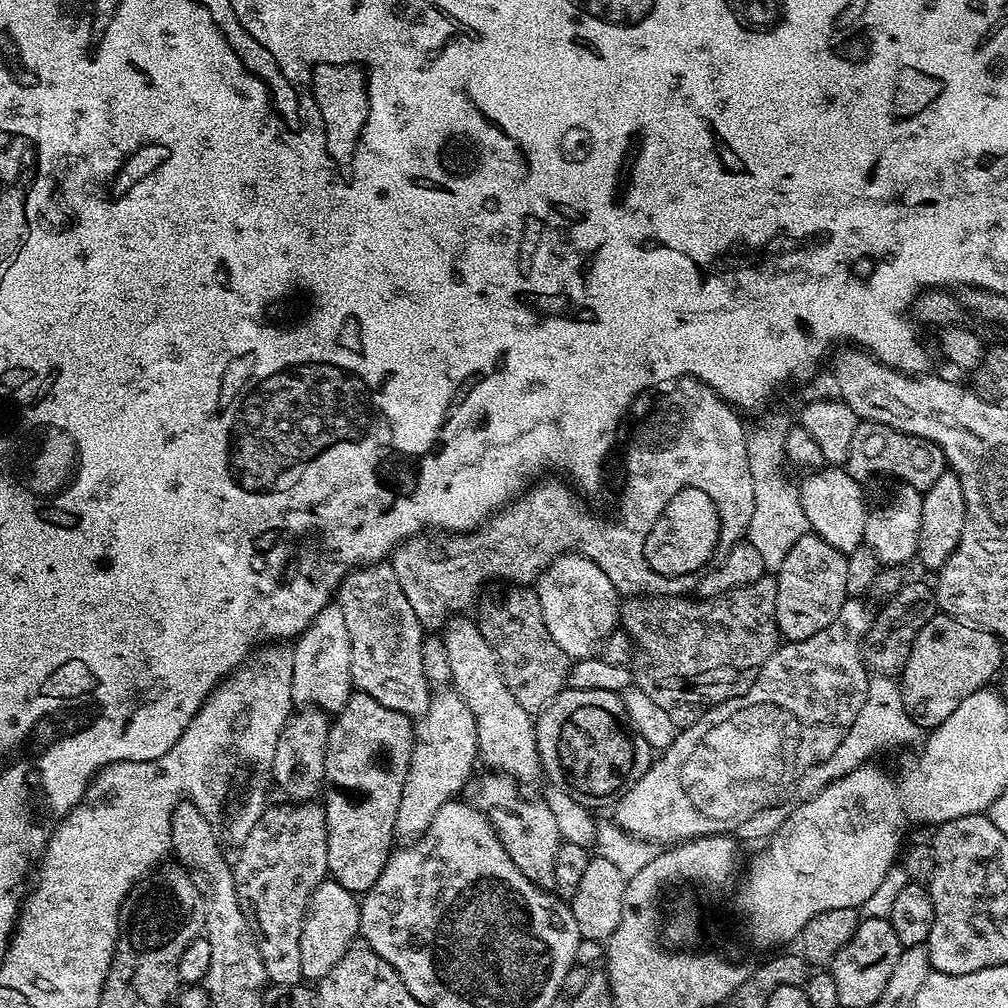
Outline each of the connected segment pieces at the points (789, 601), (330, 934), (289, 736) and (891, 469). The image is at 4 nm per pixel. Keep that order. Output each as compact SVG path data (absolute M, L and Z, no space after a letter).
M806 534L790 546L790 554L782 562L782 566L775 573L776 585L778 586L778 598L776 599L776 629L780 631L781 637L785 641L805 640L810 638L810 634L818 634L842 610L844 601L849 599L846 590L846 566L848 557L843 552L837 550L835 544L826 542L822 537L815 534Z
M328 878L312 891L305 912L302 934L299 938L301 951L300 975L303 979L318 982L334 968L342 958L342 954L351 947L360 929L359 899L340 883Z
M311 706L301 707L288 717L278 746L274 746L274 758L270 771L276 775L276 784L292 802L308 802L321 791L324 784L324 747L328 741L330 720L325 713Z
M860 422L857 423L856 428L860 431L860 460L847 460L846 471L859 482L866 482L871 476L893 476L896 479L894 481L900 484L909 484L916 487L918 491L925 493L946 471L946 461L936 460L936 451L938 451L939 446L926 438L911 436L905 432L894 430L887 424L877 424L875 422Z

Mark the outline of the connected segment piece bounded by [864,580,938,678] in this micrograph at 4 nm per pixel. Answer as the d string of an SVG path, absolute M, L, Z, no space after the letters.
M922 581L905 582L902 590L894 594L888 600L883 601L881 612L875 613L872 625L868 631L868 638L864 645L864 664L868 667L869 673L877 676L899 677L901 670L906 666L906 658L910 658L910 650L914 646L914 638L918 638L918 630L930 622L930 618L937 615L936 593L931 583L923 584Z

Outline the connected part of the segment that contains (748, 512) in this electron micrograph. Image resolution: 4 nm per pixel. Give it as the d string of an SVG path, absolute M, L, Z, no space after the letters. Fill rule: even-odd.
M687 376L682 378L678 390L664 393L660 408L649 411L643 427L631 429L632 437L626 443L626 450L632 454L632 471L627 475L636 472L636 468L652 468L652 472L636 472L636 480L640 480L640 488L644 488L644 492L648 492L652 484L660 484L660 480L668 480L668 492L672 492L672 488L682 490L680 484L688 480L688 487L703 490L718 508L721 530L719 538L733 540L735 544L745 539L754 512L754 478L750 471L748 432L738 416L739 413L725 403L712 387L694 376ZM656 464L672 464L676 472L672 472L672 476L660 476L660 472L656 472Z

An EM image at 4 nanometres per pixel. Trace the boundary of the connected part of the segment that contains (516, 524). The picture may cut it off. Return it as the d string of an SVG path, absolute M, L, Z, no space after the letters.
M536 486L532 488L532 492L525 491L503 510L495 513L487 521L486 526L453 535L451 538L440 538L444 540L431 540L428 537L431 535L428 534L410 536L407 540L401 540L392 549L390 563L394 574L398 577L398 586L402 586L402 594L406 594L414 614L418 614L420 623L425 629L443 629L450 614L463 613L466 610L463 608L471 609L481 595L480 587L487 580L504 580L500 582L511 582L516 586L531 585L539 581L540 575L547 570L548 565L556 557L563 556L569 550L575 550L582 556L589 556L606 574L606 578L610 578L617 593L625 597L671 596L677 591L675 579L660 573L648 572L648 568L644 568L645 560L628 560L628 556L640 556L640 532L636 532L636 544L632 544L632 532L628 532L628 544L620 544L620 556L612 556L612 560L608 560L608 556L600 552L600 544L596 544L596 536L600 536L600 528L596 528L596 524L588 520L588 515L576 516L576 508L572 508L572 500L568 500L568 495L571 493L573 493L571 487L567 487L564 492L544 492Z

